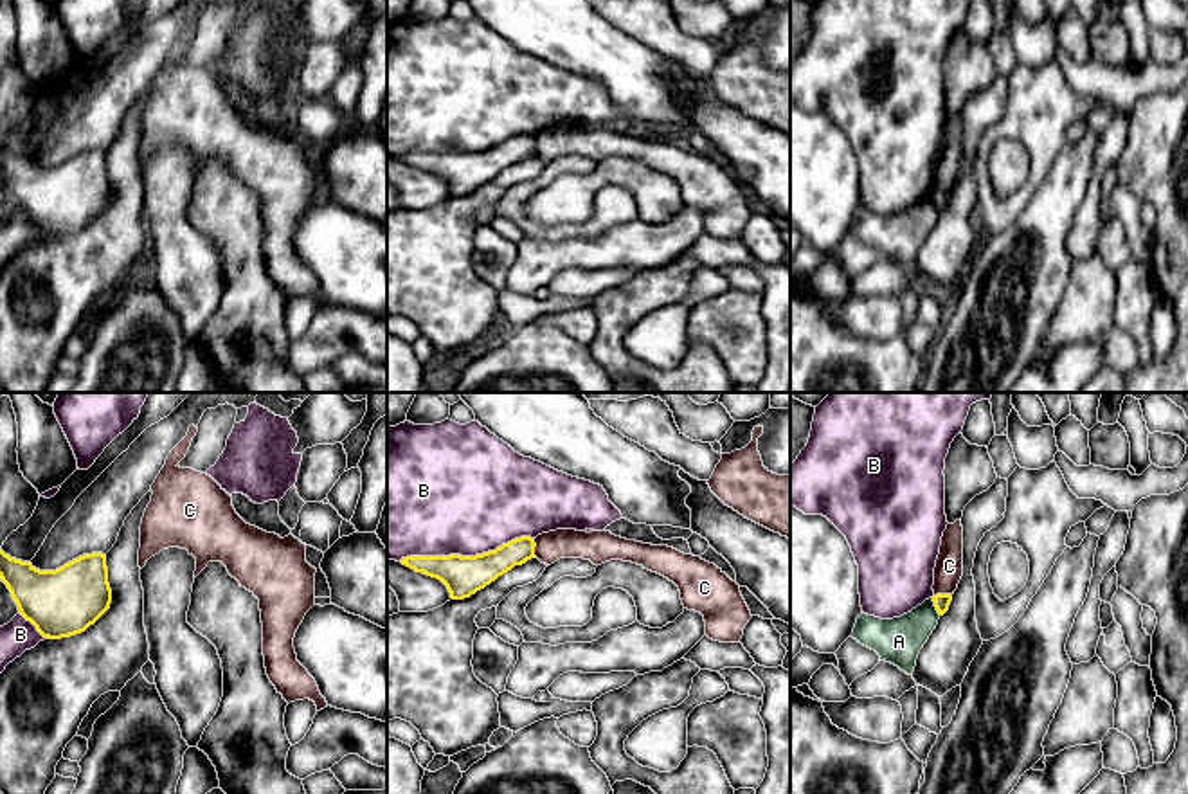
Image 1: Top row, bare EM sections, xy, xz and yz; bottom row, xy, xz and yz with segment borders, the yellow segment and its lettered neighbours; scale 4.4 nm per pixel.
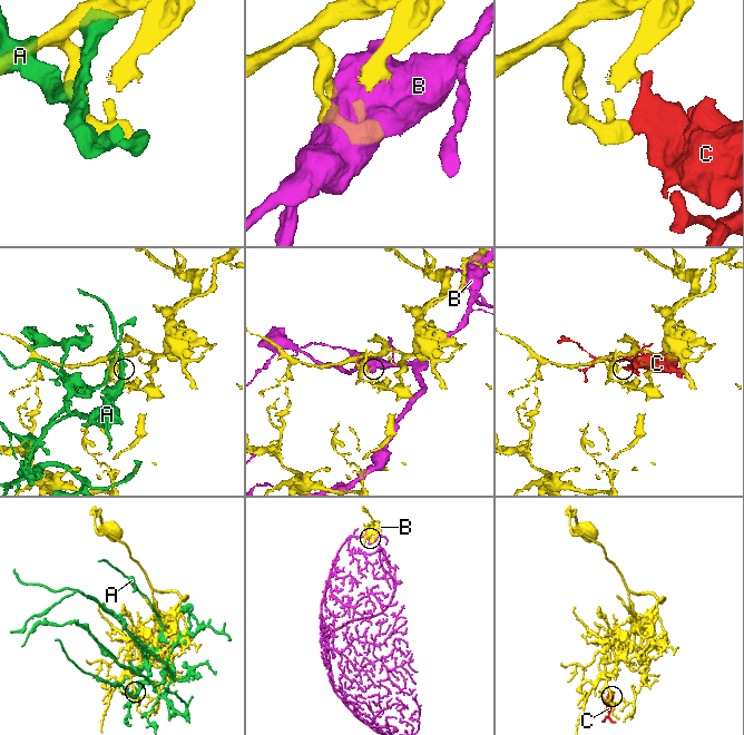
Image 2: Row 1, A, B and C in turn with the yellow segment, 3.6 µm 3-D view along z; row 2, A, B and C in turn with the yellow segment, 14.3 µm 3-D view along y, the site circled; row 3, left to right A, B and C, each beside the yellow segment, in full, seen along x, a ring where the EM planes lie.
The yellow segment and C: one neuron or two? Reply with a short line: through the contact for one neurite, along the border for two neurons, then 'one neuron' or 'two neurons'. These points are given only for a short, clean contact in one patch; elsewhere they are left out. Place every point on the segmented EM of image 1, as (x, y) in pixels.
line xz (533, 539), (537, 557); two neurons

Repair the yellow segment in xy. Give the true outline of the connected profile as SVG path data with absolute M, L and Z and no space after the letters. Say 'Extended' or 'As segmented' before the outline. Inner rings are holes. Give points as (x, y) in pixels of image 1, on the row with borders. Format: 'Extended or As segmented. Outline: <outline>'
As segmented. Outline: M0 549L0 578L20 614L49 639L85 632L112 603L103 553L83 555L56 571L40 571Z

